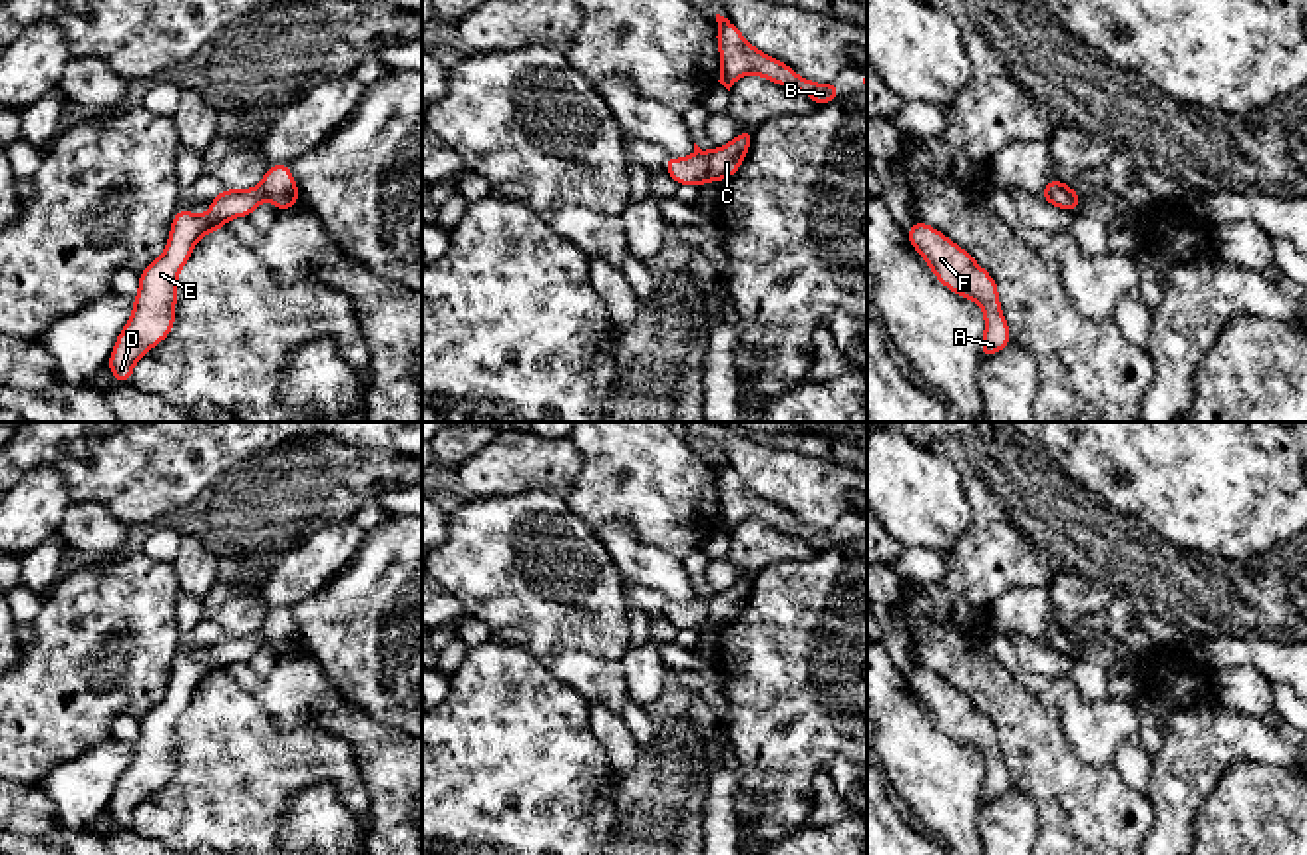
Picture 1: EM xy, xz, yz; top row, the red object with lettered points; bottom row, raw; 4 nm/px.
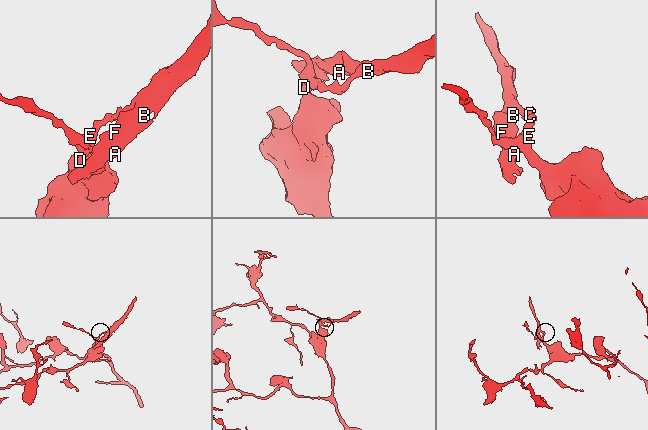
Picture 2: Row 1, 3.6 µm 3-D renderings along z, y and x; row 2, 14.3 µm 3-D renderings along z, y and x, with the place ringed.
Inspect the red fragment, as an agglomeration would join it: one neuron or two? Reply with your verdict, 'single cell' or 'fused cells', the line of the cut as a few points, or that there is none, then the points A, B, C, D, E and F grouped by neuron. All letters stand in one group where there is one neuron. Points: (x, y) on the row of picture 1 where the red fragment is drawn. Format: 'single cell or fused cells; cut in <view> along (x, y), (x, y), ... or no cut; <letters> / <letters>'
fused cells; cut in xz along (707, 154), (707, 173), (711, 177); A B C F / D E

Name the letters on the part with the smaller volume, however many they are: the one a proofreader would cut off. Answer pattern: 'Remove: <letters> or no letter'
Remove: A, B, C, F

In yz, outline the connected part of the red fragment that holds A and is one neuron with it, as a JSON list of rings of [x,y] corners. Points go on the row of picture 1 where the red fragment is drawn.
[[[915,219],[911,223],[907,241],[925,258],[929,270],[945,288],[981,306],[985,316],[983,344],[979,350],[981,360],[1009,346],[1013,340],[993,276],[963,247],[923,221]]]

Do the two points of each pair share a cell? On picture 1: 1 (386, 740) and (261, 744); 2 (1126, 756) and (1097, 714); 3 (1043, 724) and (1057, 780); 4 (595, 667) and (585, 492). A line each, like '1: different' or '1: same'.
1: different
2: different
3: same
4: different

